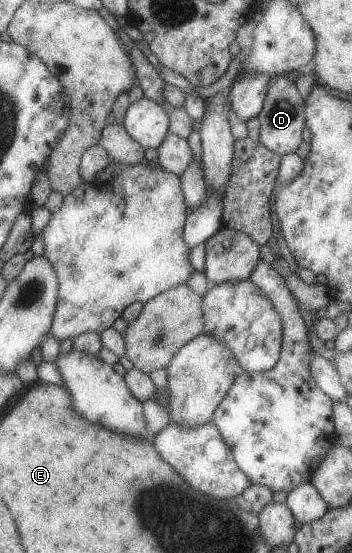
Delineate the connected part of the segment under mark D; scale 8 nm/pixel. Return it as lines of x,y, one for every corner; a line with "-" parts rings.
284,75
271,76
267,84
266,96
257,114
259,124
258,142
279,157
288,153
295,153
300,146
300,133
305,126
304,100
300,98
293,81

